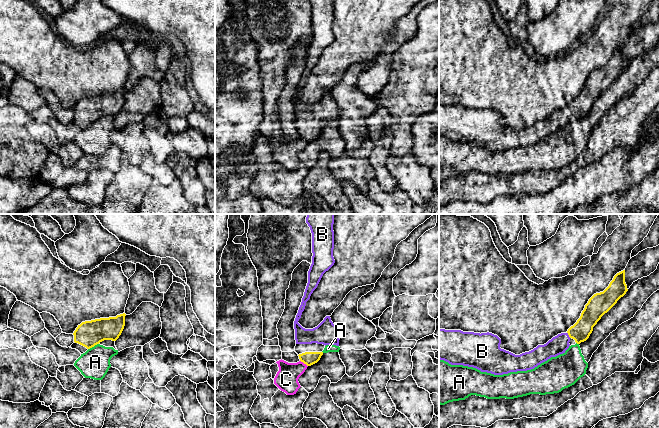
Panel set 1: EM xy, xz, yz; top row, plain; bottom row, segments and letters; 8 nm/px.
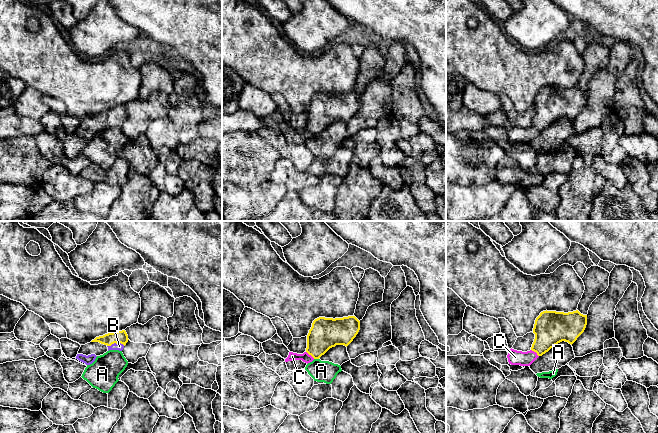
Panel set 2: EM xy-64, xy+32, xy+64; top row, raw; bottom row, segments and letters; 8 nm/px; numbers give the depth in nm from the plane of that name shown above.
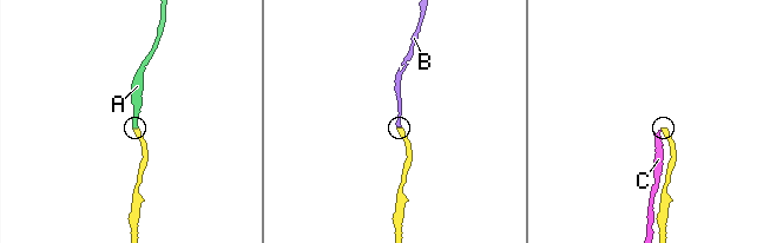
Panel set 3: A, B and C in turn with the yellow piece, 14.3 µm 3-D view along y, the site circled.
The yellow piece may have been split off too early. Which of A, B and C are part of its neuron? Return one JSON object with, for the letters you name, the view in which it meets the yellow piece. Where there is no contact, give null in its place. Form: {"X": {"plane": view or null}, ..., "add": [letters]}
{"B": {"plane": "yz"}, "add": ["B"]}

